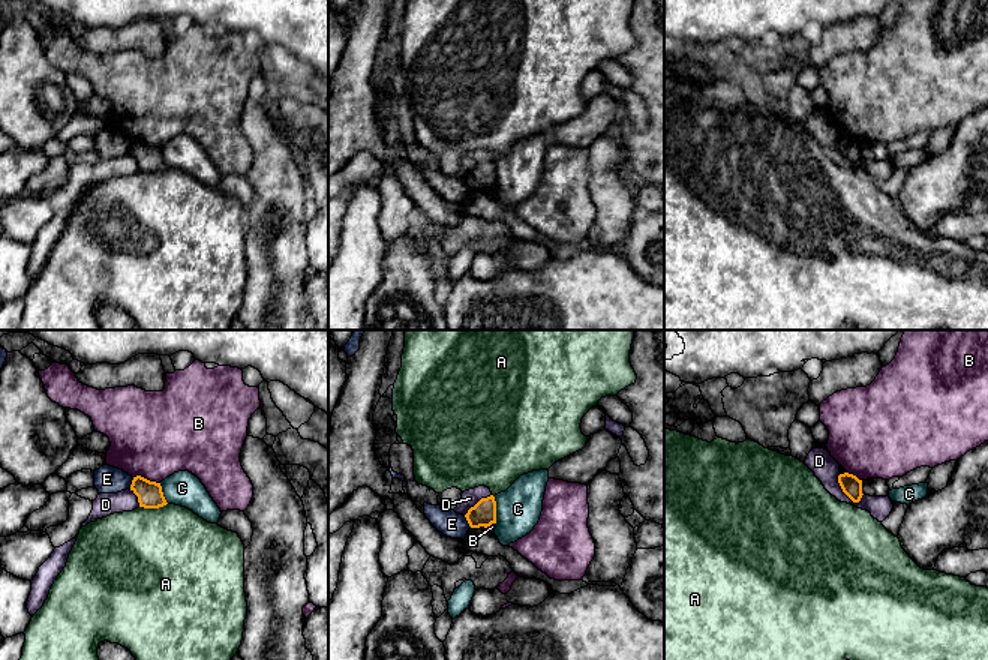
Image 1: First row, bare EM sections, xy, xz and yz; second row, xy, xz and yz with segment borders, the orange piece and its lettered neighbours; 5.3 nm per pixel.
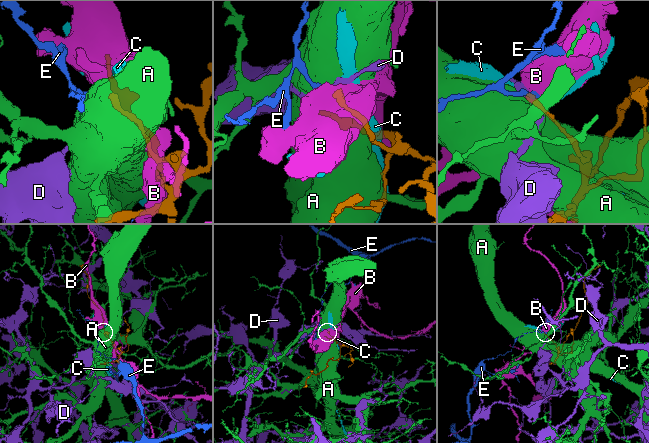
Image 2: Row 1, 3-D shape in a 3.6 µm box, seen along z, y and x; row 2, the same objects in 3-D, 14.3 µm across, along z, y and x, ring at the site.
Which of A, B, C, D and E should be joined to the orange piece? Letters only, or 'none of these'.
none of these

